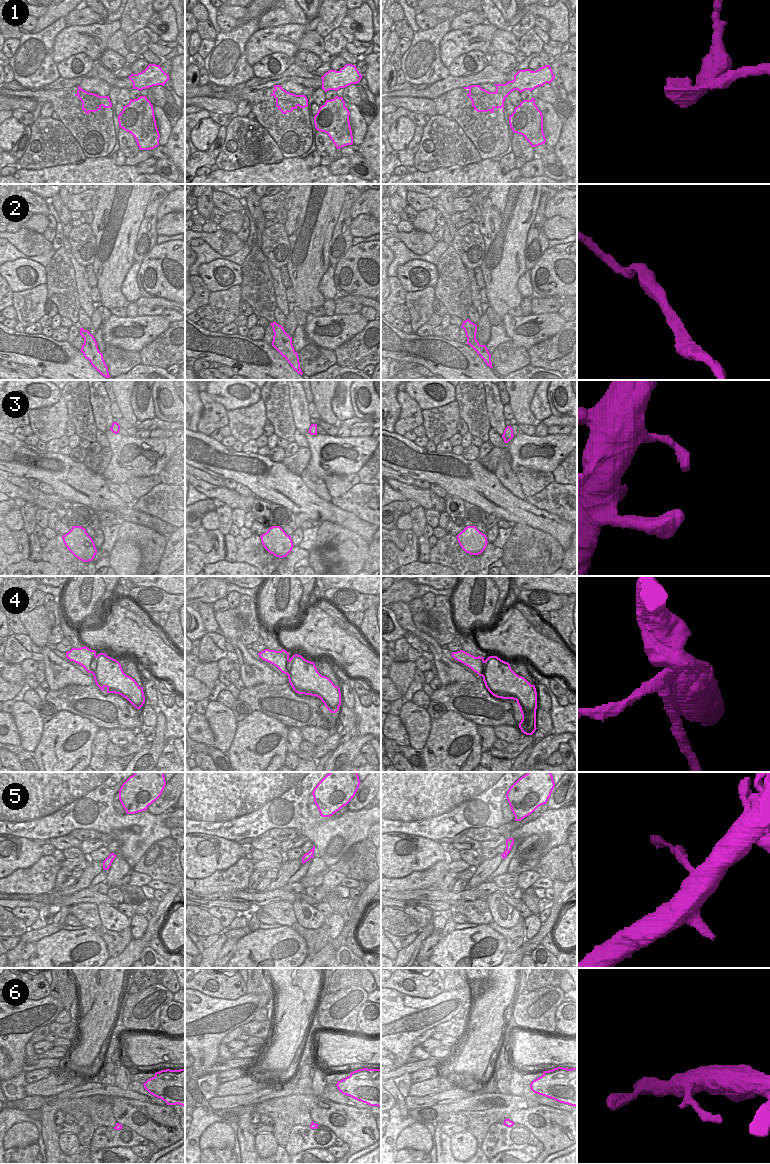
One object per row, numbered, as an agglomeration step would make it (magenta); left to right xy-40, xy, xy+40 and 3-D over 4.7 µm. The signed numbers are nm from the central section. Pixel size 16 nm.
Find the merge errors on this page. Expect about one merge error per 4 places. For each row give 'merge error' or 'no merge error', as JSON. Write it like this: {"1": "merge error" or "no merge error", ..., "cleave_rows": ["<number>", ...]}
{"1": "merge error", "2": "no merge error", "3": "no merge error", "4": "merge error", "5": "merge error", "6": "no merge error", "cleave_rows": ["1", "4", "5"]}

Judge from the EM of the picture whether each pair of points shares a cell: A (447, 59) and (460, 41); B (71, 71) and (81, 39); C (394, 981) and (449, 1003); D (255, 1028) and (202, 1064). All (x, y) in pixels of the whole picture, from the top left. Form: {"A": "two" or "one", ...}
{"A": "one", "B": "two", "C": "two", "D": "two"}

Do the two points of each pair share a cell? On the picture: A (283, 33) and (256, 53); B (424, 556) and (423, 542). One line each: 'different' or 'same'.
A: same
B: same

